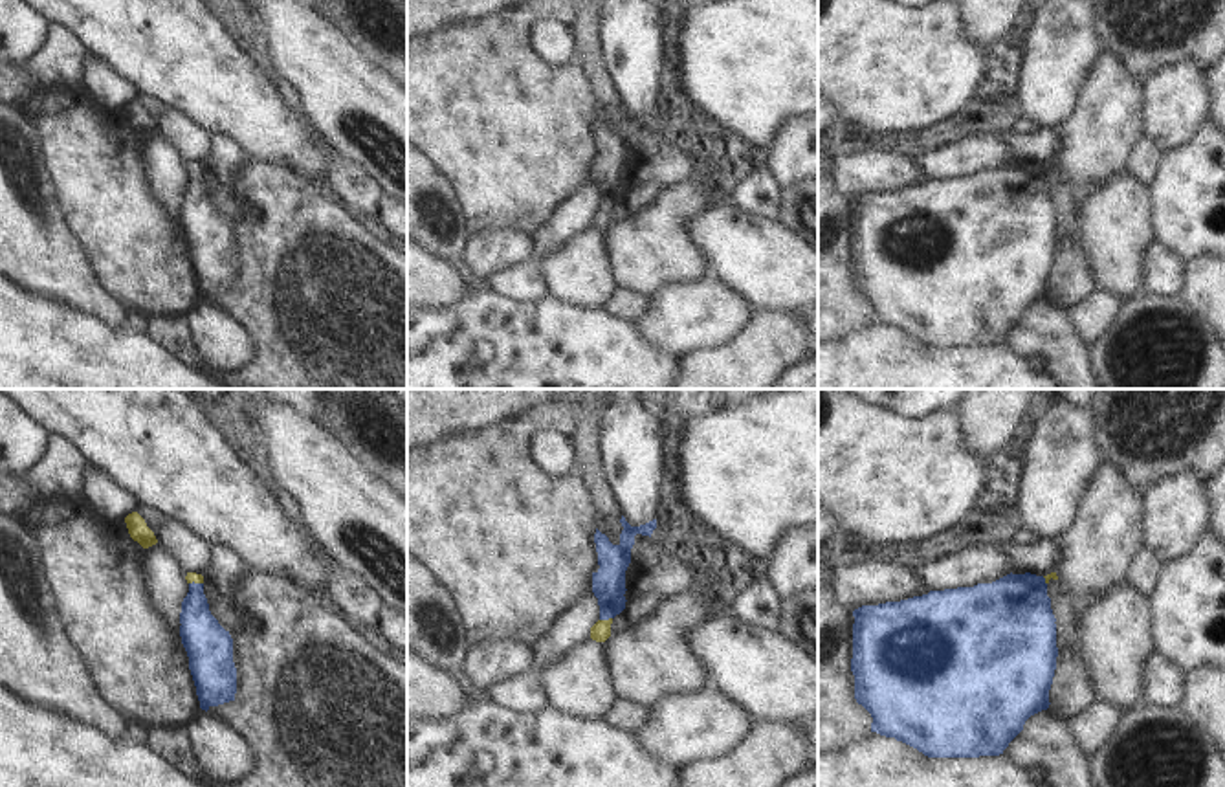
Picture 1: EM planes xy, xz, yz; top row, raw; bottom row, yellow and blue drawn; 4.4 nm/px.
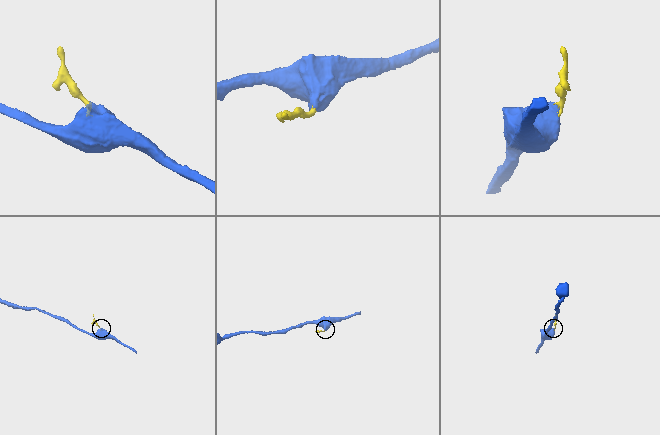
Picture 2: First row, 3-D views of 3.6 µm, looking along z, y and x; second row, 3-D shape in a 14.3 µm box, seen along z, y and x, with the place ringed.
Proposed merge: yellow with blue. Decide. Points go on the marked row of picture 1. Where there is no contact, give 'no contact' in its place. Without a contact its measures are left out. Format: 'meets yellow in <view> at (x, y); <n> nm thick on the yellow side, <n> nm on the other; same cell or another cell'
meets yellow in xz at (606, 620); 90 nm thick on the yellow side, 140 nm on the other; same cell

